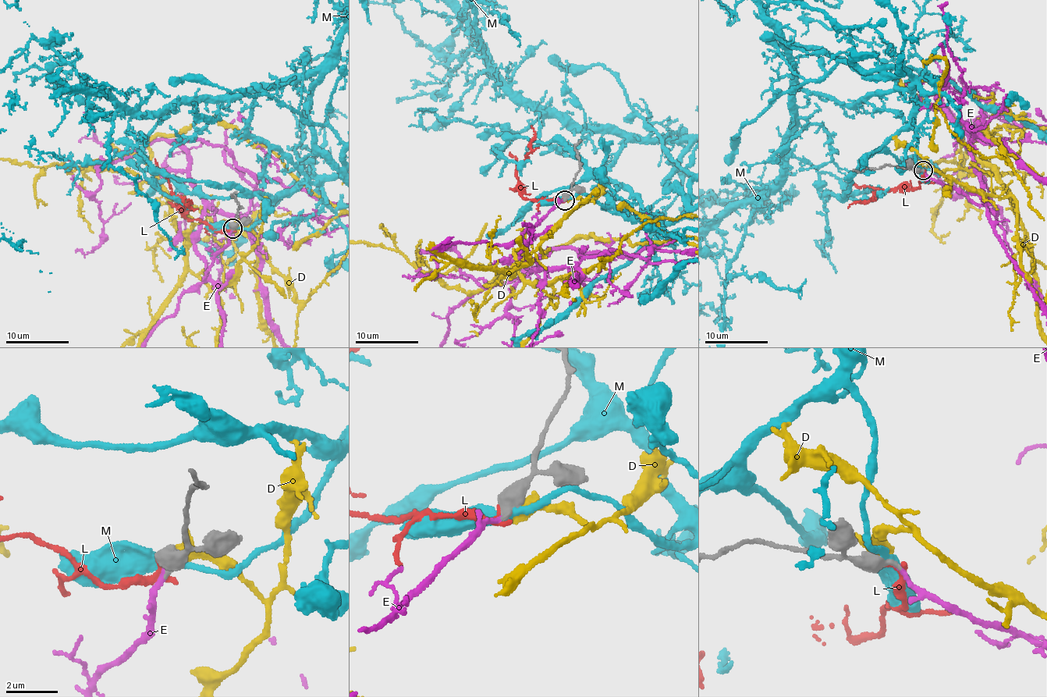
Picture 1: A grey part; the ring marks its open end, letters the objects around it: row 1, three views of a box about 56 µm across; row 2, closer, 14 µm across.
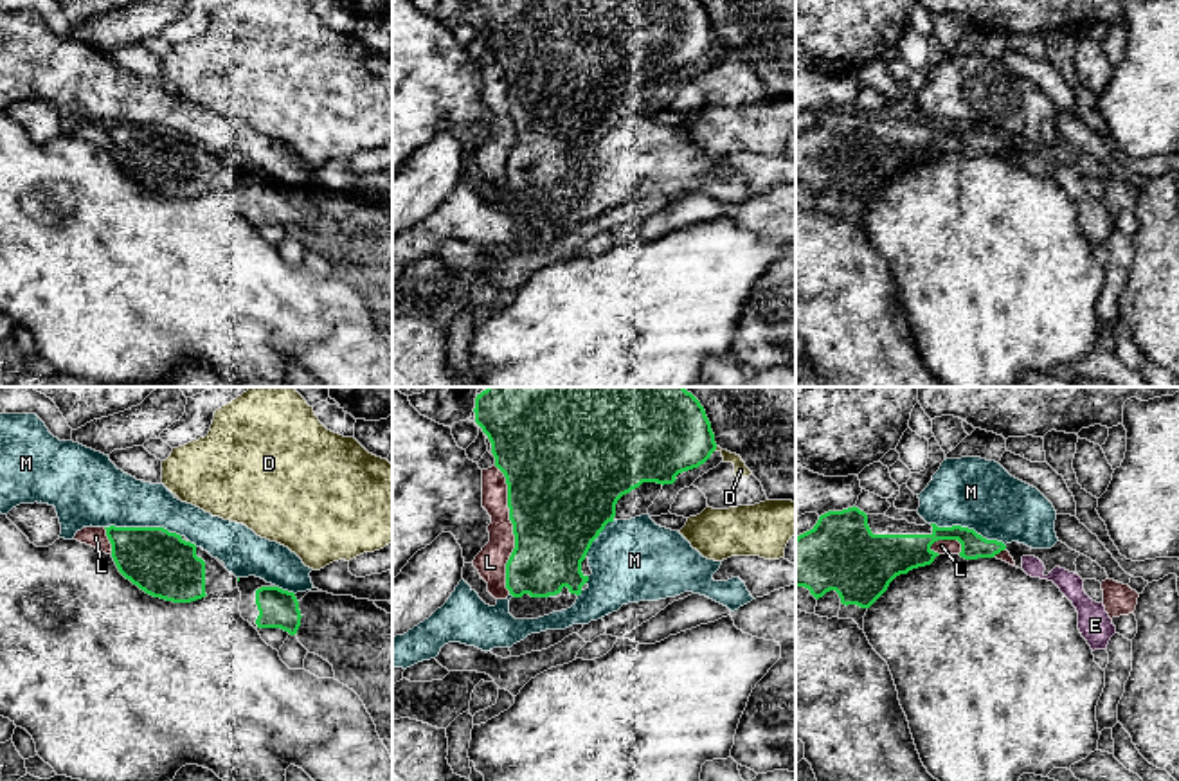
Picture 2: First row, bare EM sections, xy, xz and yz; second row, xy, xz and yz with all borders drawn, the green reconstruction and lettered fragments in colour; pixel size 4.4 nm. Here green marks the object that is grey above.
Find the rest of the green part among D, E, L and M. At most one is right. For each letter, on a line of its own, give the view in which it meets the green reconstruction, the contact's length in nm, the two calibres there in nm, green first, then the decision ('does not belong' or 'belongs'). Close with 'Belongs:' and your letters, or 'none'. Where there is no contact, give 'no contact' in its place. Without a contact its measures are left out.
D: no contact | does not belong
E: no contact | belongs
L: xz | 600 nm | 460/140 nm | does not belong
M: xy | 340 nm | 280/280 nm | does not belong
Belongs: E

